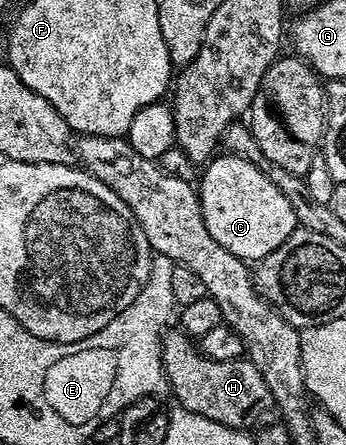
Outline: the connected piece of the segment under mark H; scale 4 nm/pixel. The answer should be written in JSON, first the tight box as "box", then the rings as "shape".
{"box":[162,329,273,429],"shape":[[[169,329],[163,335],[162,365],[167,385],[179,407],[229,428],[251,429],[251,425],[273,405],[260,370],[248,358],[228,362],[210,360],[202,356],[193,339],[181,329]]]}

